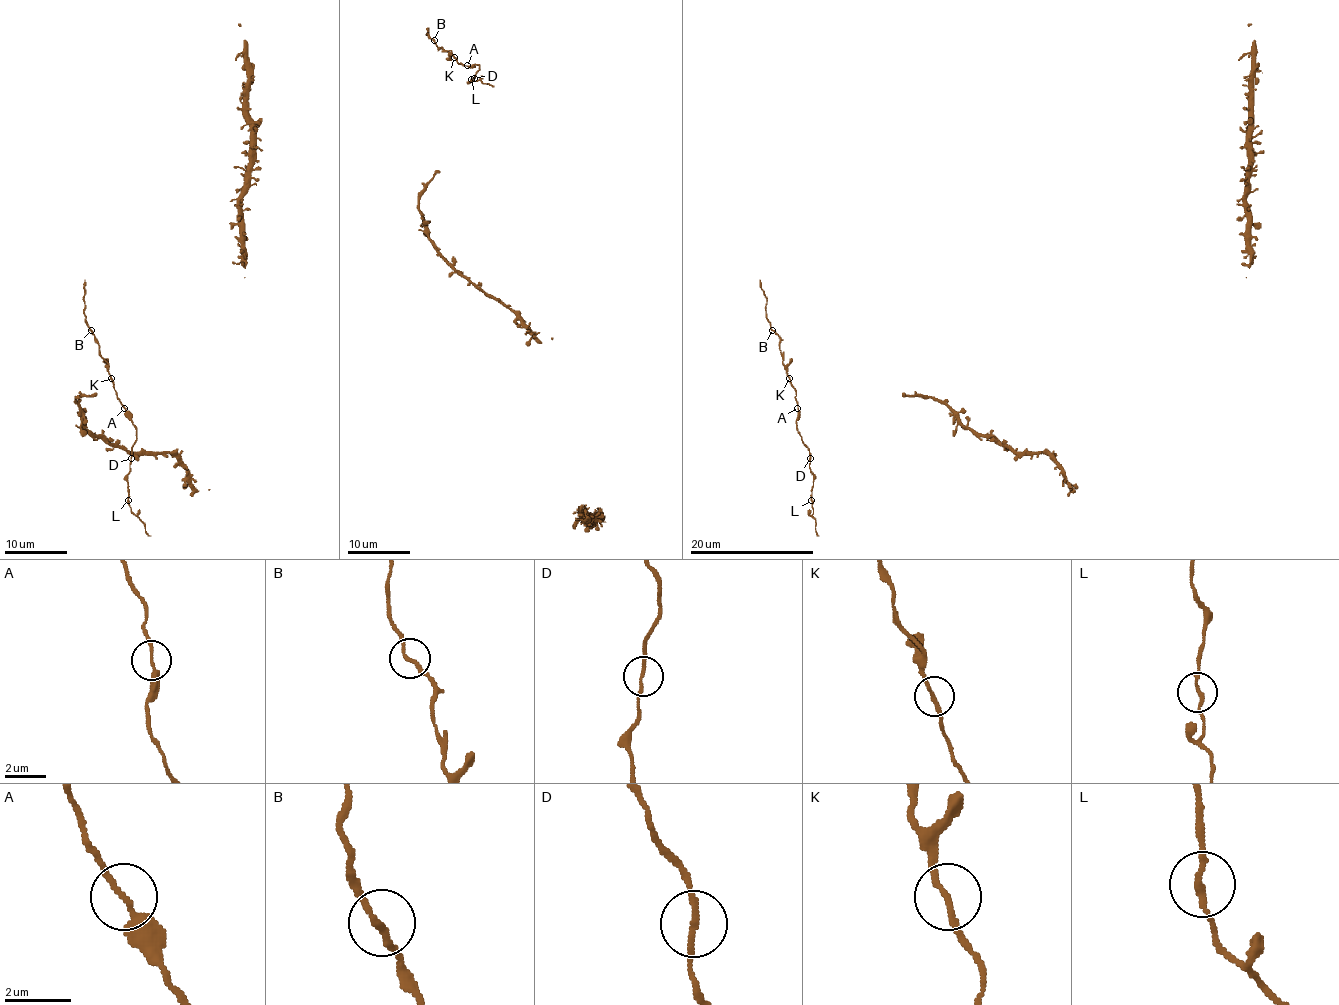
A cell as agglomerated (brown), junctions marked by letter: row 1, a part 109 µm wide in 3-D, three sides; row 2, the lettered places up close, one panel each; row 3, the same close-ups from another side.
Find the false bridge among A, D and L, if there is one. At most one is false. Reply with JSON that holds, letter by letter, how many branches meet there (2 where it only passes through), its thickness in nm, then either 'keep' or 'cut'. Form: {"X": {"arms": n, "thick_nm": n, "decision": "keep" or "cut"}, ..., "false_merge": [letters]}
{"A": {"arms": 2, "thick_nm": 180, "decision": "keep"}, "D": {"arms": 2, "thick_nm": 160, "decision": "keep"}, "L": {"arms": 2, "thick_nm": 180, "decision": "keep"}, "false_merge": []}

